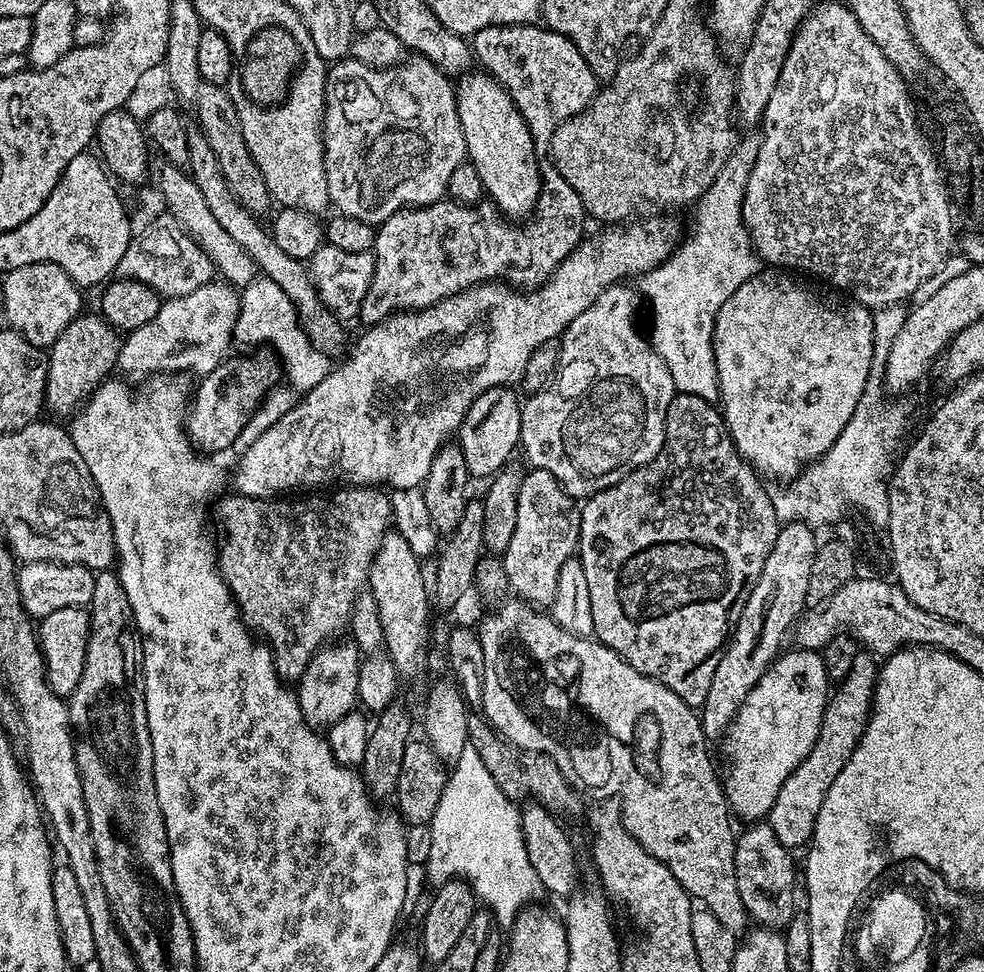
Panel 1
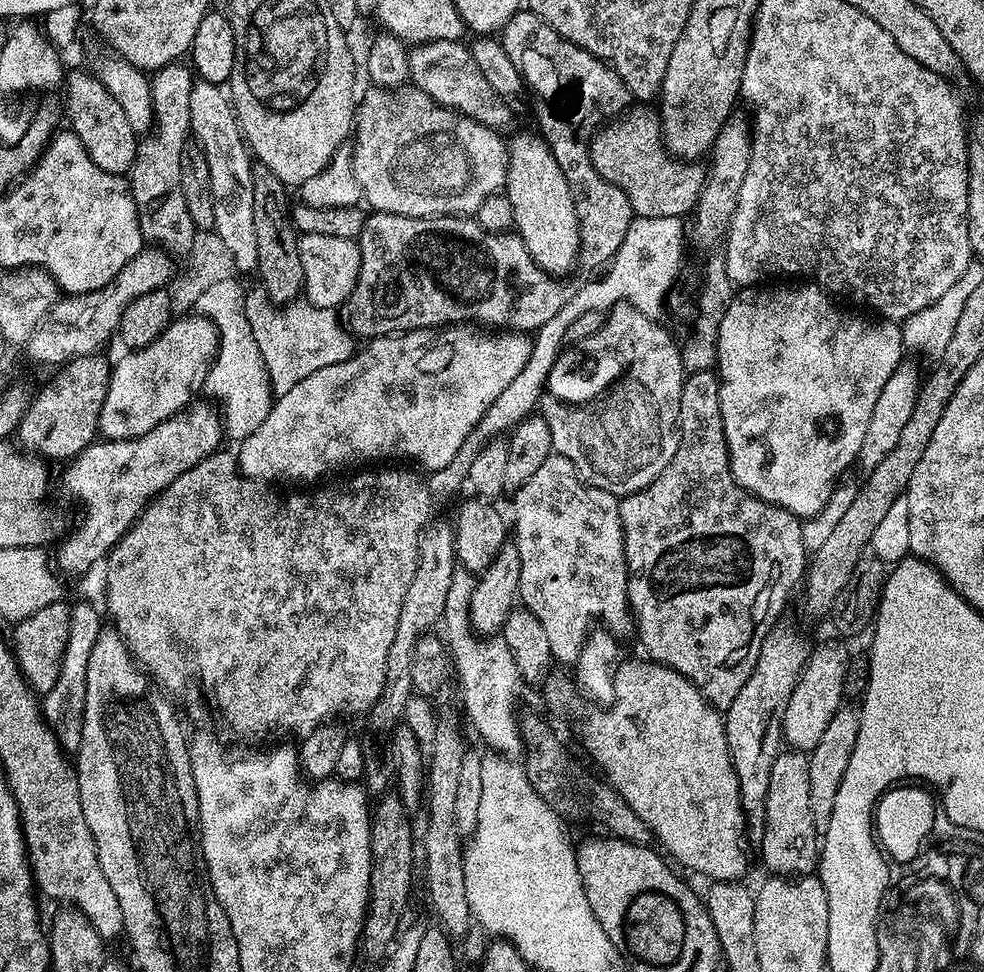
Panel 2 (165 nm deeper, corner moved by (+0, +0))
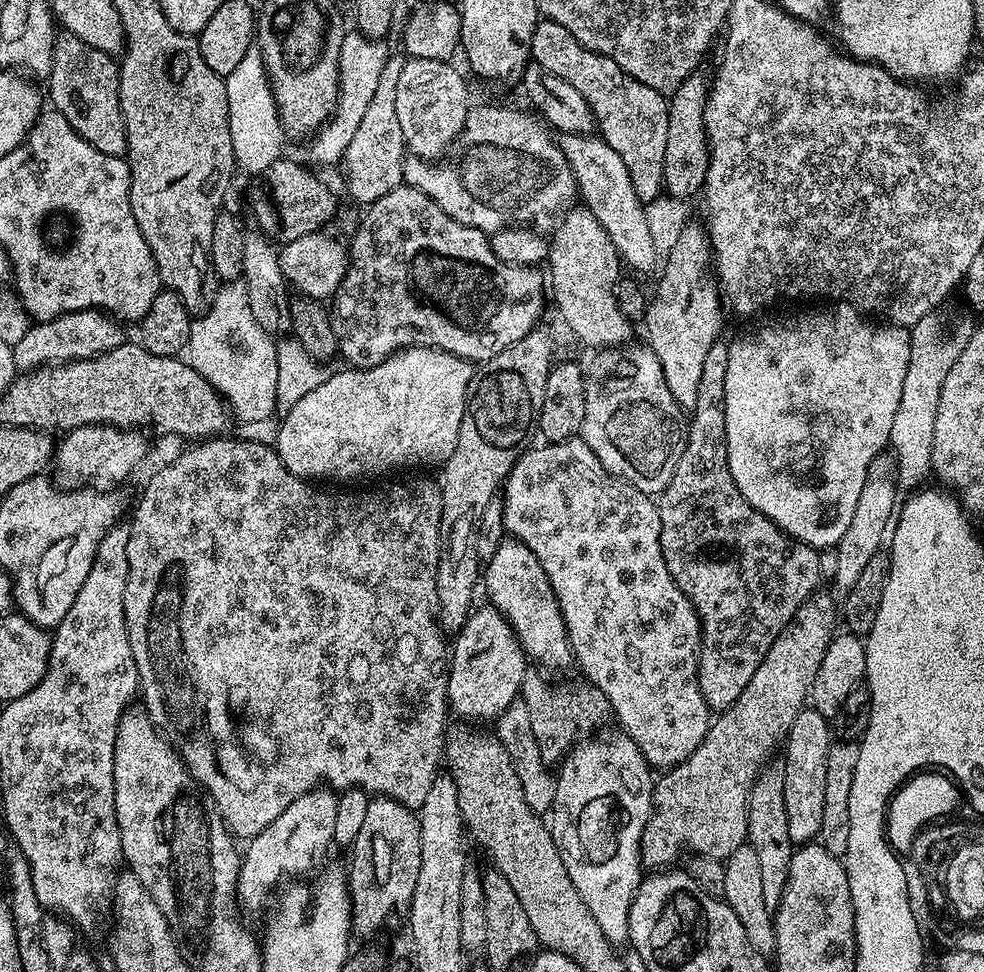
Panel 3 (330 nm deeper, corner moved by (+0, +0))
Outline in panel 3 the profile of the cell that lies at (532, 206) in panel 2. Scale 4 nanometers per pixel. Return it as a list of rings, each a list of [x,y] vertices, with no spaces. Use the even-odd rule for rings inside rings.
[[[569,207],[560,222],[556,233],[552,238],[550,236],[546,265],[550,277],[550,296],[556,299],[556,308],[565,326],[582,343],[592,348],[612,350],[627,345],[631,341],[628,339],[632,336],[633,325],[620,311],[618,292],[615,292],[622,265],[621,257],[589,208]]]

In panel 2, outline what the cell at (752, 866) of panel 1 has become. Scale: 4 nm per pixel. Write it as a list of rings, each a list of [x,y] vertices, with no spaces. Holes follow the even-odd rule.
[[[784,750],[770,770],[770,786],[766,790],[764,815],[764,864],[769,873],[785,878],[810,876],[818,868],[818,829],[810,806],[809,753]]]

